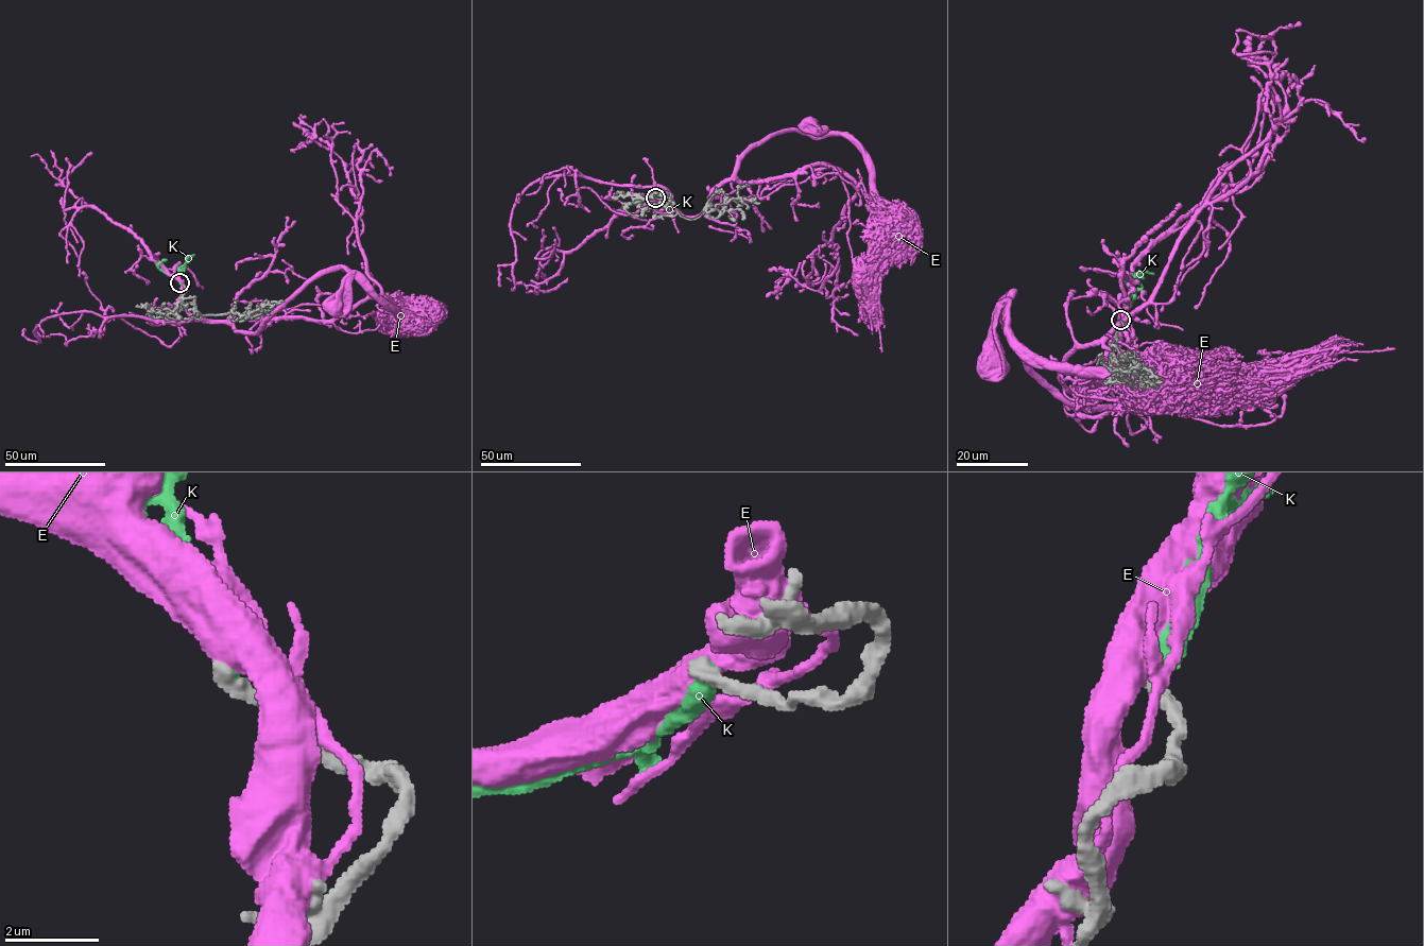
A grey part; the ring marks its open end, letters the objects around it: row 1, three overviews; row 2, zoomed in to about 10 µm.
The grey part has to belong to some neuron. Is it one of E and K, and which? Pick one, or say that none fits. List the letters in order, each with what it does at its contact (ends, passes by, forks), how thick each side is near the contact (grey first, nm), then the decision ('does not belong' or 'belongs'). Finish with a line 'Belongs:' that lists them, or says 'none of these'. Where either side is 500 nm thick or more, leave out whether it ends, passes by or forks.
E: 320/550 nm | does not belong
K: it ends | 360/440 nm | does not belong
Belongs: none of these

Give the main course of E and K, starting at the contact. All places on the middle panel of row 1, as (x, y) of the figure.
E: (655, 198), (664, 190), (684, 216), (697, 217), (753, 147), (784, 132), (825, 134), (810, 124)
K: (656, 198), (654, 204), (661, 209), (667, 208), (667, 216)

